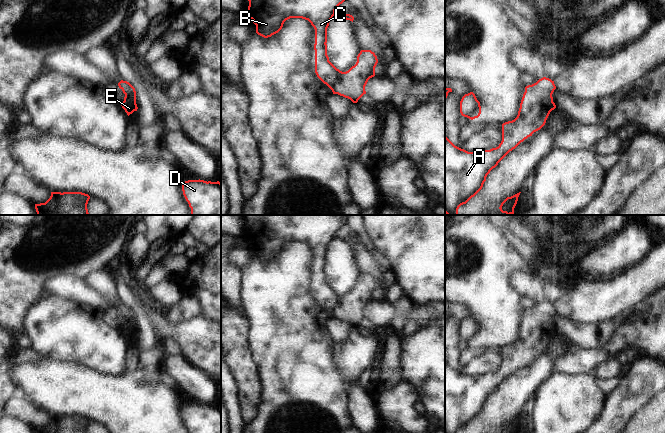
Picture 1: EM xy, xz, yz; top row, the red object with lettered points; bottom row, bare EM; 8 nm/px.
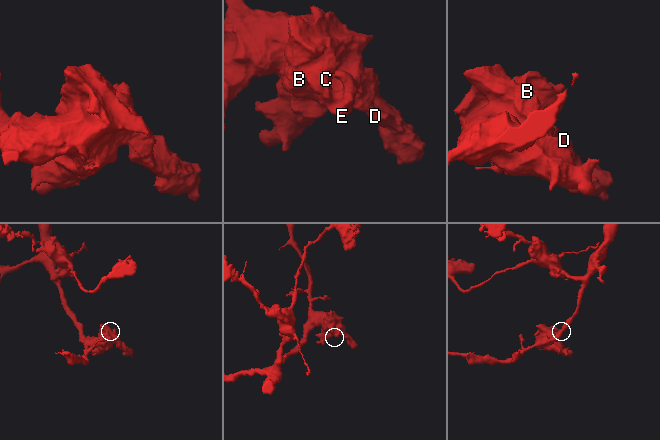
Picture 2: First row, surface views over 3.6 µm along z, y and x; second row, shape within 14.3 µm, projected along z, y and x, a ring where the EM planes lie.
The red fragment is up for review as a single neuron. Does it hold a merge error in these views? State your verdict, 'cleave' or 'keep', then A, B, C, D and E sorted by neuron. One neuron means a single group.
keep; A B C D E

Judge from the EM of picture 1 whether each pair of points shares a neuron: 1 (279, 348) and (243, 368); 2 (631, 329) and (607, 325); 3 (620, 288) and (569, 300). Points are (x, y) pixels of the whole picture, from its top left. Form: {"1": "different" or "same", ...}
{"1": "different", "2": "different", "3": "same"}

